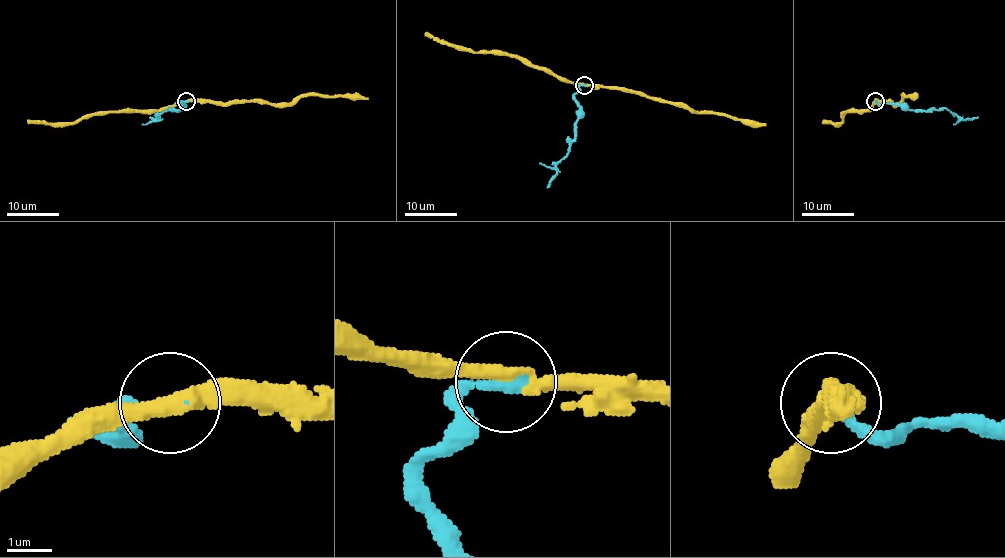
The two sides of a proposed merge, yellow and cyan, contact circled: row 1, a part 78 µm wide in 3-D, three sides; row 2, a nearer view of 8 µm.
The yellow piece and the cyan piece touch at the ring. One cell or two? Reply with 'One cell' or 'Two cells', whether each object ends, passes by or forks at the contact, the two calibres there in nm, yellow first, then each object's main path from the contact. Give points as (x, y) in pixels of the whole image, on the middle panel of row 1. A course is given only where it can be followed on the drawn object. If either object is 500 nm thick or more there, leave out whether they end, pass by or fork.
Two cells. At the ring yellow passes by. At the ring cyan ends. Thickness 360 nm (yellow) against 320 nm. Course of yellow: (584, 84), (625, 87), (673, 104), (684, 104), (690, 109), (725, 113), (765, 125). Course of cyan: (584, 84), (574, 95), (579, 114), (575, 139), (556, 166), (556, 173), (547, 187)

